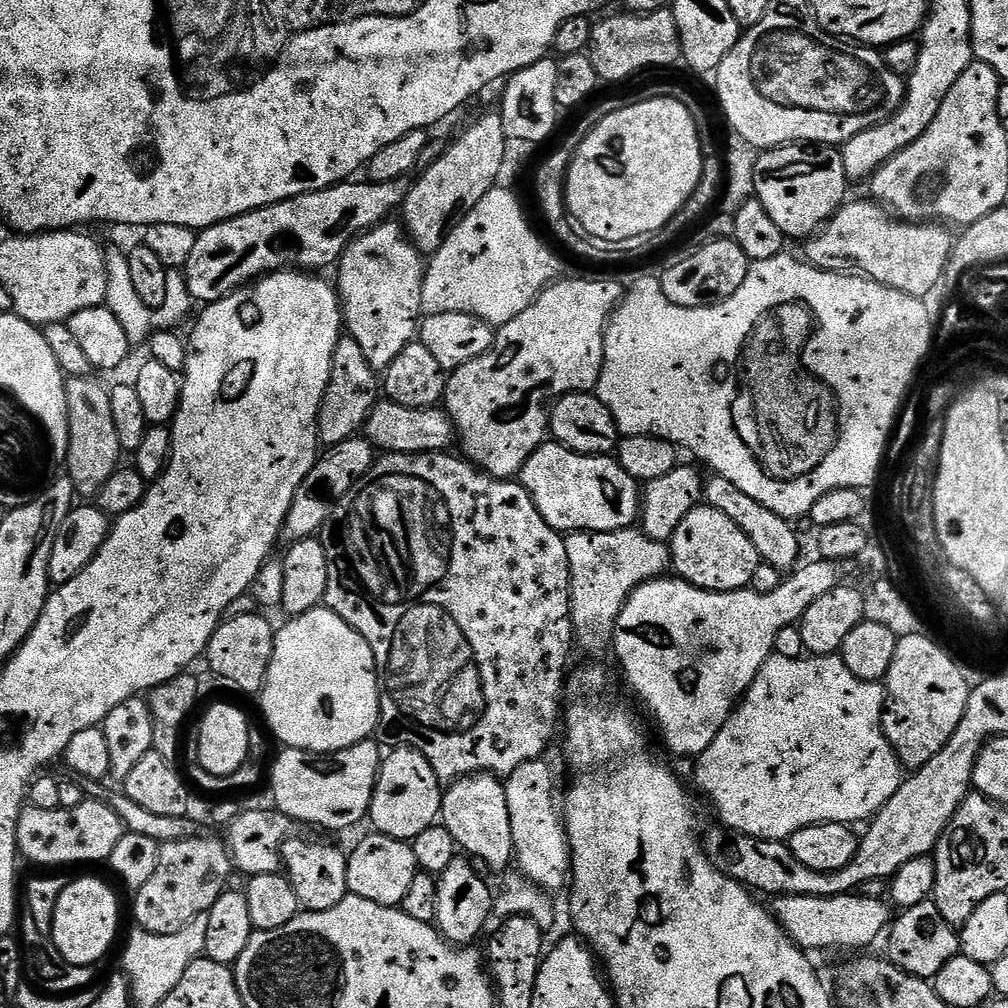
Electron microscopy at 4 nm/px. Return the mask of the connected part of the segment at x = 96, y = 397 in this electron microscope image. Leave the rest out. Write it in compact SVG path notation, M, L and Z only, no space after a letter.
M70 376L66 380L66 406L68 407L68 459L66 476L76 488L77 497L94 498L110 482L110 474L121 467L122 449L118 430L110 410L110 388L91 376Z

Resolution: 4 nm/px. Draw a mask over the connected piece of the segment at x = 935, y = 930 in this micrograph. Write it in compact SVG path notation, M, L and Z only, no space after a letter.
M930 898L923 900L918 906L903 909L891 921L887 940L887 959L906 974L929 982L935 981L938 970L942 970L942 966L946 966L950 958L960 955L960 937L957 929L950 922L946 922L942 914L938 914L938 906Z

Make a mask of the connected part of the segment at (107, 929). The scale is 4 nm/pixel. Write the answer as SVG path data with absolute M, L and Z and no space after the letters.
M84 876L81 880L76 878L70 886L66 886L66 890L62 890L50 927L51 942L66 962L83 968L96 966L116 940L116 931L120 928L120 904L110 885L92 876Z

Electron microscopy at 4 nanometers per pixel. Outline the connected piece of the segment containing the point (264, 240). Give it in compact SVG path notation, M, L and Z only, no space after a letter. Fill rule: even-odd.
M407 179L391 180L381 184L364 182L364 185L360 185L356 183L345 182L336 184L332 188L324 188L320 192L307 192L203 229L197 235L189 260L182 267L184 281L193 301L200 303L201 300L201 305L204 306L213 304L226 298L231 292L238 291L244 285L268 275L269 272L324 270L320 268L328 268L331 264L333 267L356 237L372 231L377 224L385 223L391 217L388 215L395 208L397 211L403 205L410 187Z

